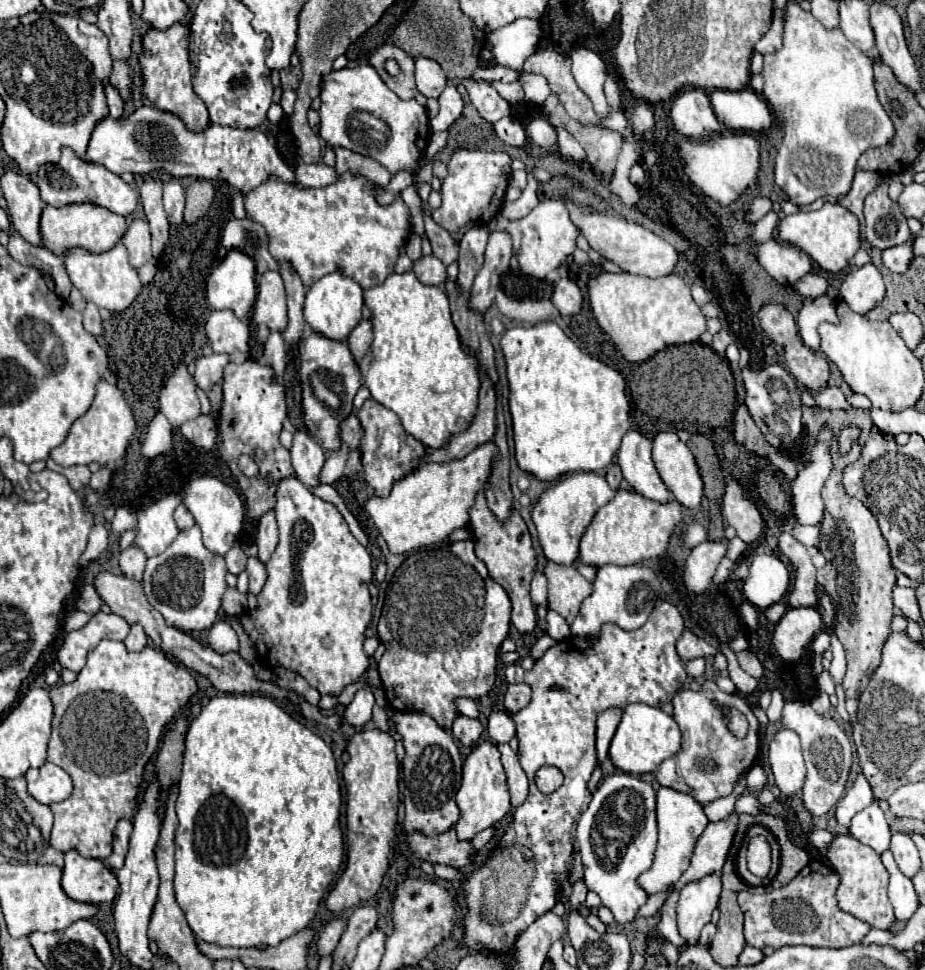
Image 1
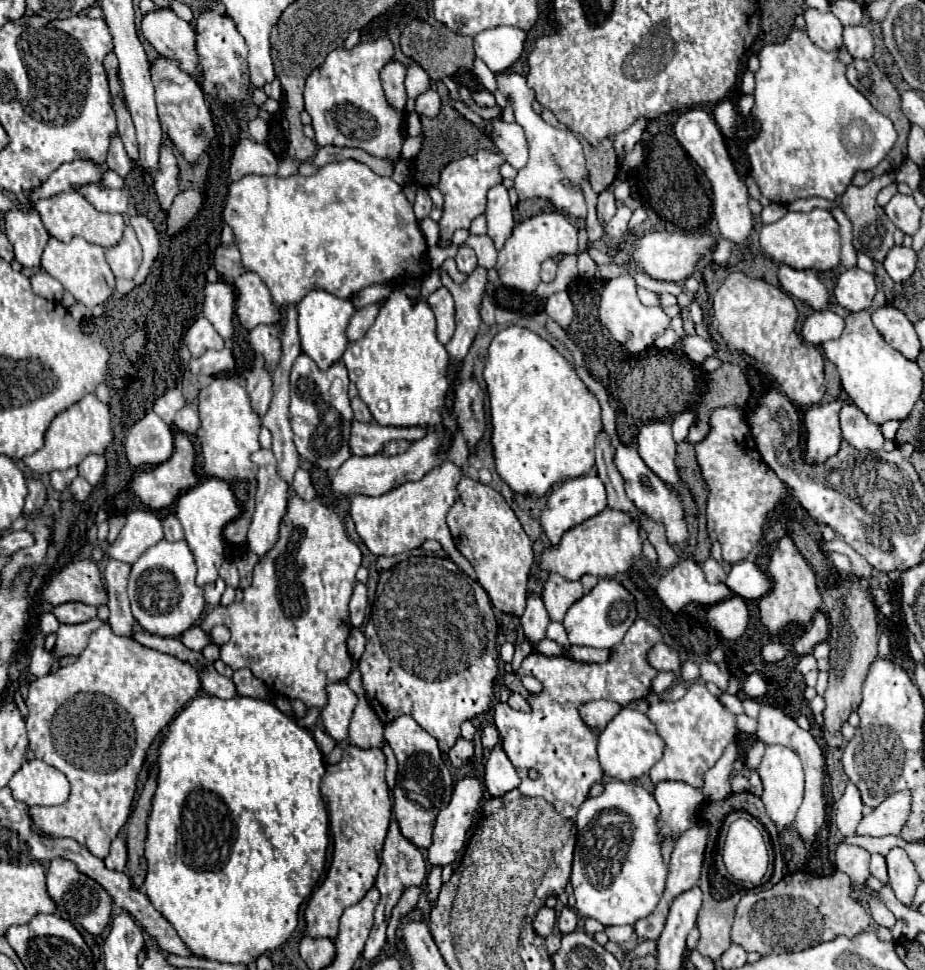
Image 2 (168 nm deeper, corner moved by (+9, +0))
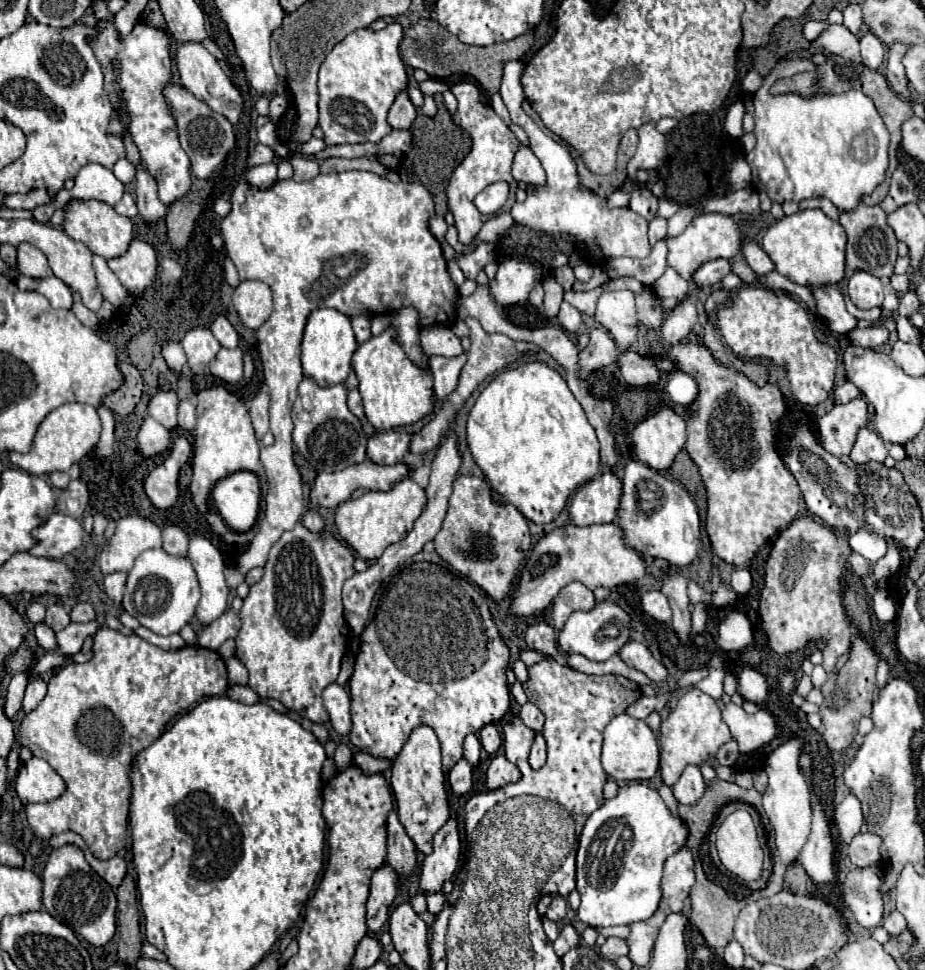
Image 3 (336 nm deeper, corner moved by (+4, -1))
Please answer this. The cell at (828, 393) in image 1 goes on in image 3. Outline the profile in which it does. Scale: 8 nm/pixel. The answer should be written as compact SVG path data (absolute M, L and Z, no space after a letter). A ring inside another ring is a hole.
M861 427L857 433L857 441L851 449L851 459L855 463L867 463L867 461L885 461L887 457L887 445L871 427Z

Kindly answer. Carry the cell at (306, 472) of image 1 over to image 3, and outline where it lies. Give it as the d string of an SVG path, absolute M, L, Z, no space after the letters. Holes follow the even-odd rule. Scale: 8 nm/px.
M309 507L307 513L303 515L303 525L313 531L313 533L319 533L321 527L323 527L323 517L319 515L319 511L315 507Z

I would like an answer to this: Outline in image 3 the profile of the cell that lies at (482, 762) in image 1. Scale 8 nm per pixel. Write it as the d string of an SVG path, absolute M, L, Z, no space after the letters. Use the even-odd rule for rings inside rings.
M449 819L433 839L433 853L421 863L421 889L425 893L439 891L441 885L453 877L461 855L461 839L457 819Z

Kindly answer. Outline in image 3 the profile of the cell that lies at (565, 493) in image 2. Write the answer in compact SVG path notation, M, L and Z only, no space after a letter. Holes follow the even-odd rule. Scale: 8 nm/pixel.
M611 471L581 485L569 505L569 523L593 525L611 523L617 517L621 499L621 481Z

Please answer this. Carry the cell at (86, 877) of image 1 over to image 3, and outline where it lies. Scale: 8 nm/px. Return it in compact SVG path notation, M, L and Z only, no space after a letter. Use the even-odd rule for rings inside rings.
M65 845L49 853L43 879L43 909L51 913L59 923L71 927L75 933L85 937L91 945L101 947L115 935L115 891L103 881L85 861L83 851L73 845Z

